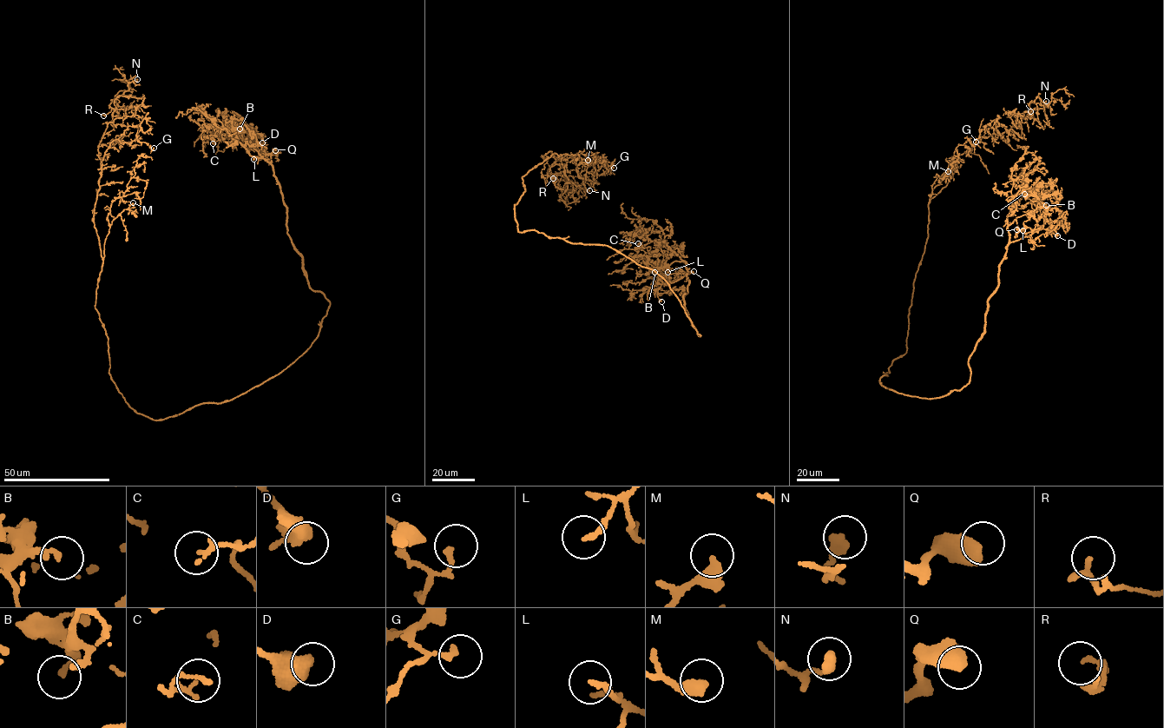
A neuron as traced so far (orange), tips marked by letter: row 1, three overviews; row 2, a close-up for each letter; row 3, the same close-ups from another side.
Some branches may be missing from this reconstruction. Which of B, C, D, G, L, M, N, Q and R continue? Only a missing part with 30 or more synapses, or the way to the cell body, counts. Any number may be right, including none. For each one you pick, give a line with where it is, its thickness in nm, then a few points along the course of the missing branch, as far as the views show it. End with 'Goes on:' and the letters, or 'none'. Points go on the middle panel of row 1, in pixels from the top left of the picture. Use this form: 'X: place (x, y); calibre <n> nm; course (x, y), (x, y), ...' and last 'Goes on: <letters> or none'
Goes on: none

